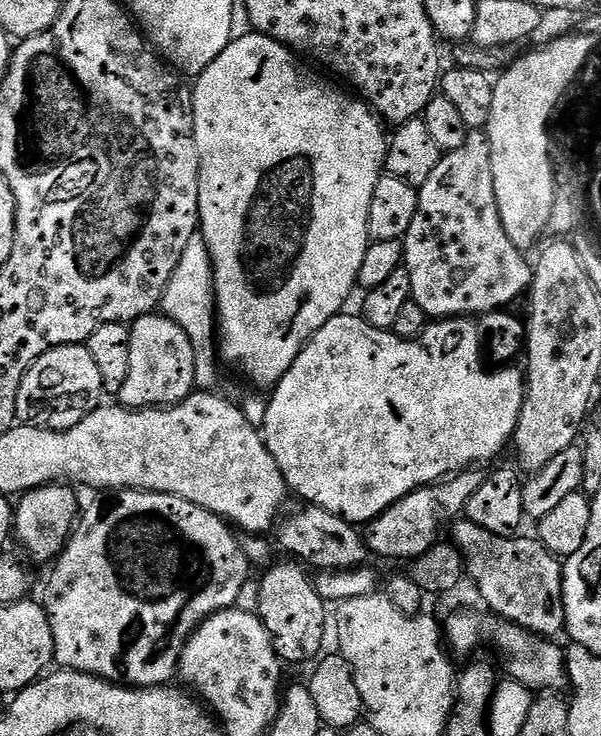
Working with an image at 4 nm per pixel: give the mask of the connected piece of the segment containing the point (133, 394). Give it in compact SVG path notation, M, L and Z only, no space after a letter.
M163 314L143 316L133 320L130 327L130 374L118 394L119 403L125 408L171 408L173 404L181 404L197 387L196 355L186 330Z

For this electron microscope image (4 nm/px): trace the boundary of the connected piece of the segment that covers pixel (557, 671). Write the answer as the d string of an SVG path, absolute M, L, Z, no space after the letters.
M454 614L446 624L446 640L451 651L472 652L485 640L488 644L496 644L496 648L508 659L507 675L519 684L533 690L560 690L565 687L568 679L566 667L566 652L559 648L556 642L543 636L535 636L527 632L522 626L511 624L509 620L502 620L495 614Z

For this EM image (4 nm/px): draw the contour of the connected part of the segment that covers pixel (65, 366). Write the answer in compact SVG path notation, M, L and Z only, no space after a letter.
M67 344L61 348L51 348L22 378L22 386L18 390L18 402L16 403L16 414L19 423L34 428L72 428L82 418L86 418L91 412L101 407L102 398L105 399L104 383L102 373L98 370L94 358L90 358L90 350L84 344Z

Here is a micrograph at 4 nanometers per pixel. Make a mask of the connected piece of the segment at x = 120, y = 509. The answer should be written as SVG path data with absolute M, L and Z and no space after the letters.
M122 488L93 496L96 497L89 504L87 501L83 505L82 515L72 533L72 539L55 561L51 569L52 577L48 580L46 607L50 618L50 630L54 634L55 663L64 670L85 672L99 680L108 680L112 684L123 684L130 688L158 688L167 685L171 681L168 679L177 675L182 650L200 624L215 612L233 607L239 601L236 599L248 580L248 572L250 573L248 559L240 548L237 533L221 516L214 515L210 510L202 510L202 506L194 506L194 502L186 502L186 498L178 498L165 492L143 492L141 488Z

